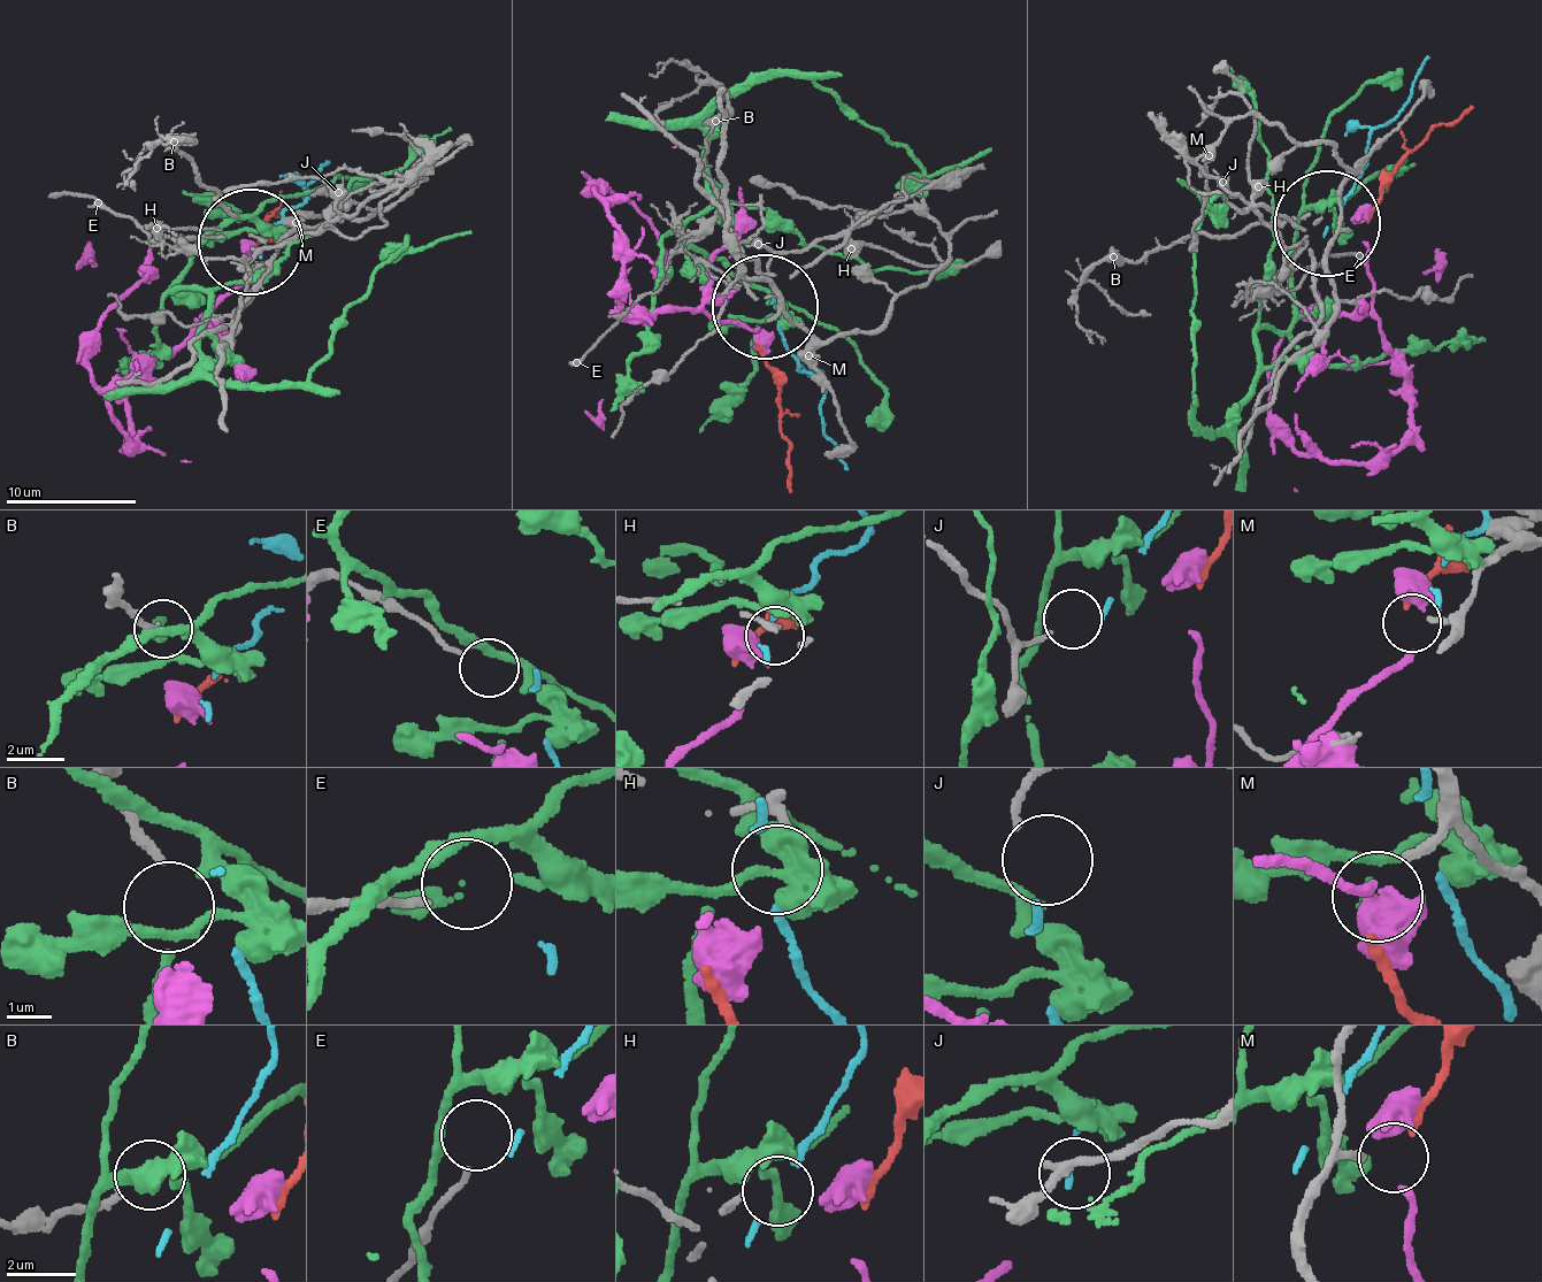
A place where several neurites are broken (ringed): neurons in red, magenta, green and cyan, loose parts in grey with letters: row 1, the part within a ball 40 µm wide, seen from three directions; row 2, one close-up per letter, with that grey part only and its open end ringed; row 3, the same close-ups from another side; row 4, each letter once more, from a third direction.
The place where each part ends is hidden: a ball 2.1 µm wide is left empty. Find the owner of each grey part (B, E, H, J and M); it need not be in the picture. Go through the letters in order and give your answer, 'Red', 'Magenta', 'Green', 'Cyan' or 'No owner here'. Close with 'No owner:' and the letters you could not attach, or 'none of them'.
B: No owner here
E: No owner here
H: No owner here
J: Cyan
M: Red
No owner: B, E, H

